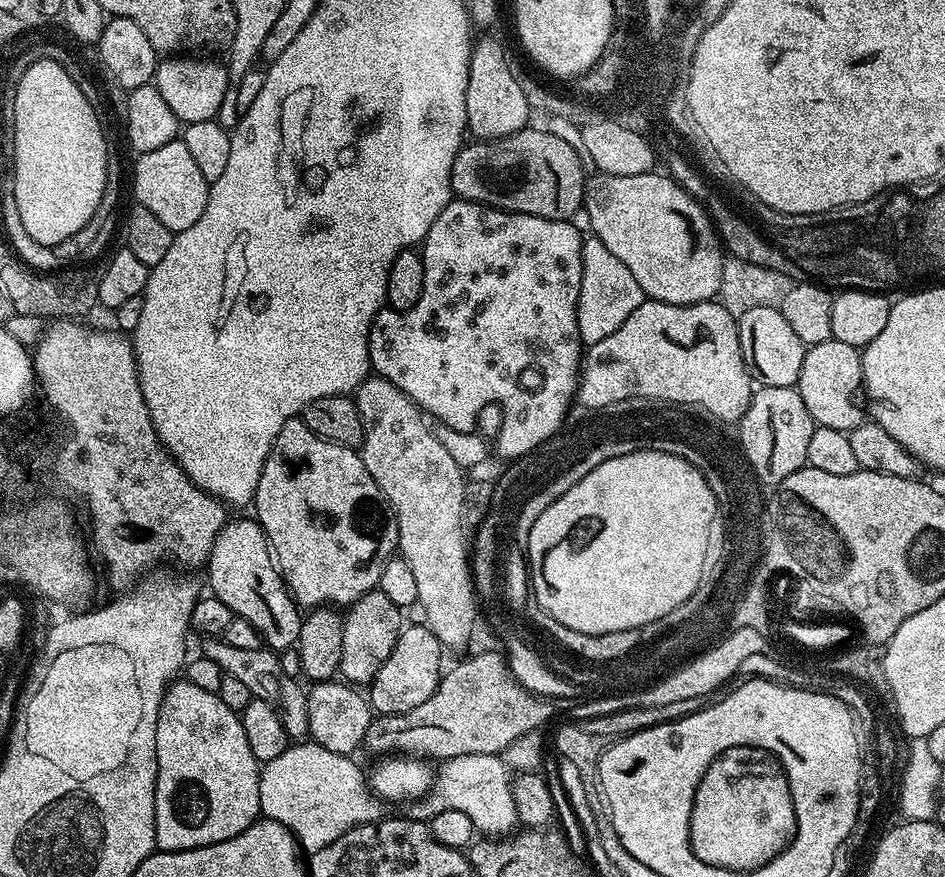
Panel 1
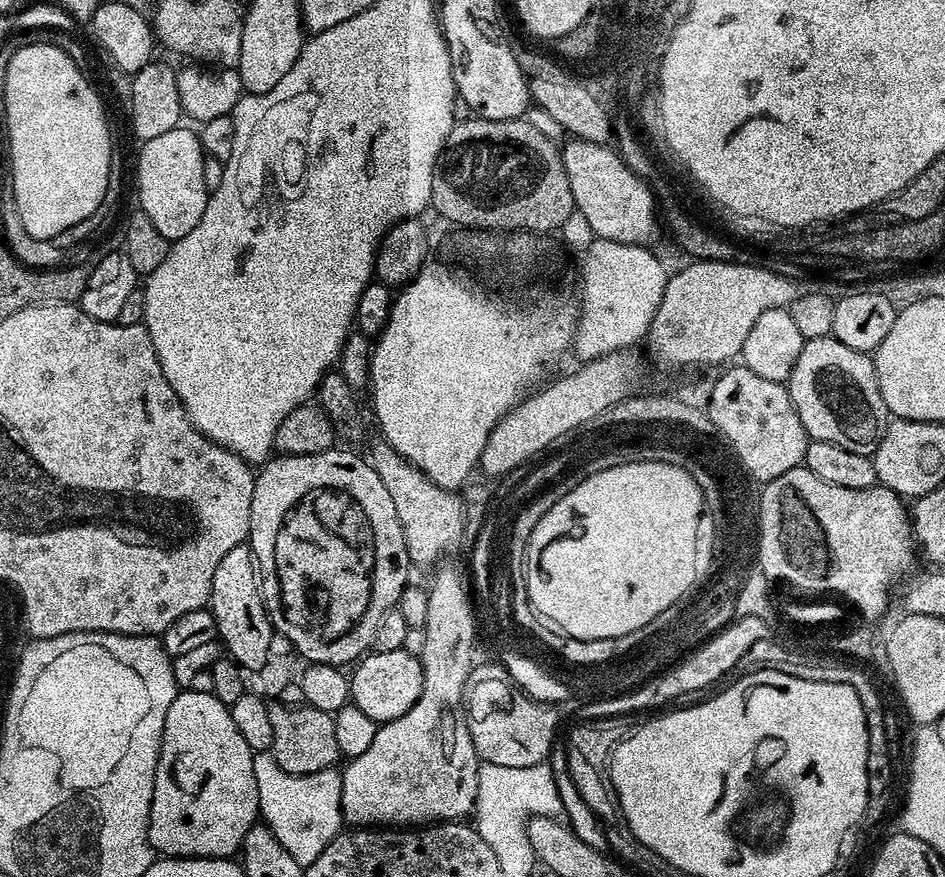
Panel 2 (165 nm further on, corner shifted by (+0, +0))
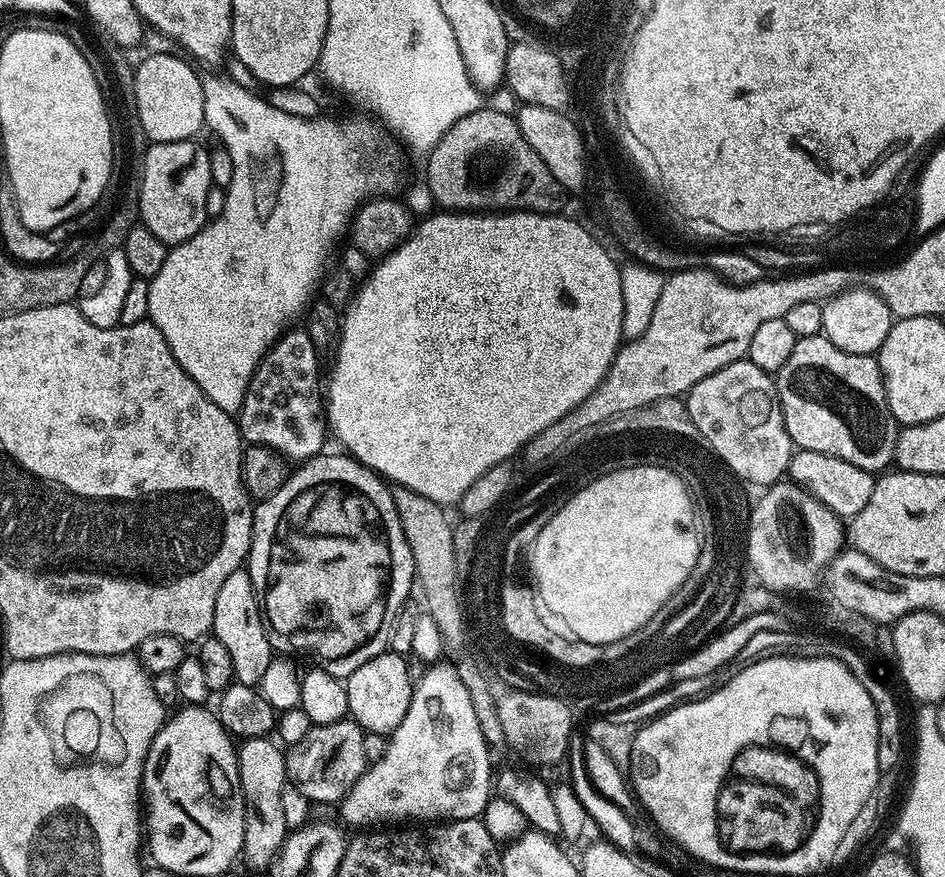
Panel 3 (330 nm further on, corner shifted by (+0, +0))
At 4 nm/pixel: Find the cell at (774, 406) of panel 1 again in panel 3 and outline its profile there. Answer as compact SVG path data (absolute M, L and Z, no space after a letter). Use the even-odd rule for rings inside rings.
M747 358L736 360L730 366L702 378L686 394L686 405L689 418L694 426L702 432L702 436L710 442L712 451L719 463L729 473L739 477L741 481L749 480L752 484L771 486L785 479L788 463L792 461L794 445L784 425L784 415L780 409L780 395L776 393L776 381L769 373L762 371Z

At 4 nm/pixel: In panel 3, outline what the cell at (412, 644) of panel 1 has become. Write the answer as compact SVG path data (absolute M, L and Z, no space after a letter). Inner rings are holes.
M385 650L370 662L360 664L354 674L346 678L348 690L348 710L351 719L355 720L365 732L379 732L391 734L406 718L406 710L410 710L412 689L414 687L414 672L408 669L403 655L391 650Z

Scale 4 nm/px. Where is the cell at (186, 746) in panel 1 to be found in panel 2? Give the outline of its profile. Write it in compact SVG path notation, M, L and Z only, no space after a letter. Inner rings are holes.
M177 691L174 702L170 702L170 710L166 710L166 726L154 778L154 798L148 819L148 837L153 853L164 858L231 857L241 851L246 834L257 823L259 816L254 753L250 746L246 746L246 738L242 738L238 726L234 726L231 707L211 692Z

